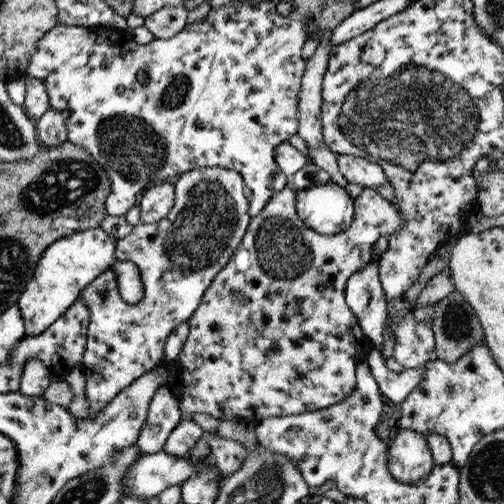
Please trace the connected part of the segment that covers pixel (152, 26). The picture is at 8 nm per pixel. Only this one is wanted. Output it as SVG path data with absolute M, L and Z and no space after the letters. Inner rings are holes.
M165 6L149 14L143 26L153 34L154 39L169 39L186 26L187 13L184 6Z

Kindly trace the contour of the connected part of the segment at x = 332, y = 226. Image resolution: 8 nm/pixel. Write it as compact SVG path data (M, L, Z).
M327 181L296 191L295 210L307 228L331 235L349 228L353 199L338 184Z

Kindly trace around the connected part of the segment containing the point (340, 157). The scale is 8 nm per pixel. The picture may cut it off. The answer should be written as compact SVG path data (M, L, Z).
M335 153L338 171L347 183L360 184L363 188L376 189L387 182L381 168L368 160L341 153Z

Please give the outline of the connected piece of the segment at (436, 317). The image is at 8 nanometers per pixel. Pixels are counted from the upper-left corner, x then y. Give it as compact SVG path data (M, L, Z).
M455 288L451 293L447 293L445 298L441 298L433 305L433 321L431 321L430 327L434 336L434 354L437 359L446 363L453 363L469 351L473 345L485 340L485 334L475 316L475 311Z

